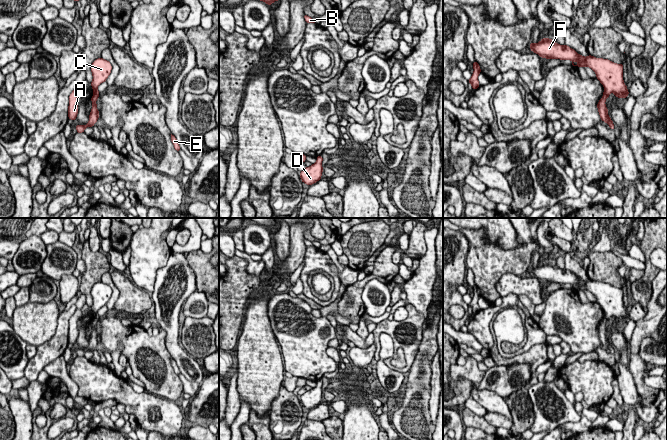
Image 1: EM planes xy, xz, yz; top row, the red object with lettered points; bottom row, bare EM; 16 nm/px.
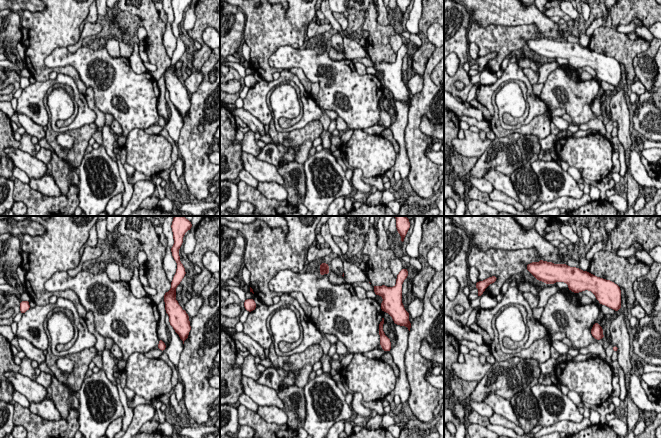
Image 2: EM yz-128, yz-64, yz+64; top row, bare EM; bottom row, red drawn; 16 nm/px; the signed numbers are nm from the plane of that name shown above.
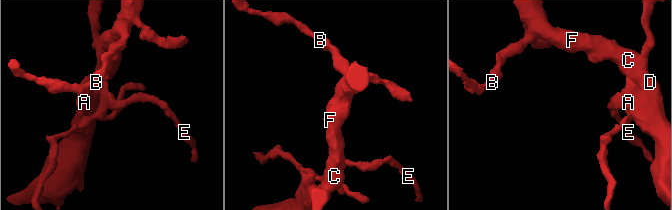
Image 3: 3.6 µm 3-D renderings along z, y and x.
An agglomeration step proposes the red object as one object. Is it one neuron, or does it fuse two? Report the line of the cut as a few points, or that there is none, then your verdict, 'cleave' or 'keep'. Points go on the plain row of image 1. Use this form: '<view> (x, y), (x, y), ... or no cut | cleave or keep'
yz (604, 314), (609, 317) | cleave

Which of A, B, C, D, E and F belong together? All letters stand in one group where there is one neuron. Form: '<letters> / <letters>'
A B C D F / E

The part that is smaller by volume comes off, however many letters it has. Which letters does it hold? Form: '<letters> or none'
E

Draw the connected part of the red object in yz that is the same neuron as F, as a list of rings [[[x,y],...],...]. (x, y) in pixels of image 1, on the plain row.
[[[542,262],[536,268],[531,266],[529,271],[541,282],[571,284],[573,290],[591,292],[605,312],[605,317],[614,317],[618,322],[627,322],[629,319],[623,304],[623,288],[591,279],[584,281],[569,270],[560,269],[549,262]]]

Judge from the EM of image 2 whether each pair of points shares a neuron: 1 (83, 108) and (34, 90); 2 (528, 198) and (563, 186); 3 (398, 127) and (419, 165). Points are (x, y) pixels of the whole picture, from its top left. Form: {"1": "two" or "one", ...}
{"1": "one", "2": "two", "3": "two"}

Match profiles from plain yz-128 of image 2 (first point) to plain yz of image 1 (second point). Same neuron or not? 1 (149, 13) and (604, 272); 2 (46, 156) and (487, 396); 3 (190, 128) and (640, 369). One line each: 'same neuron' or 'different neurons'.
1: same neuron
2: different neurons
3: same neuron

